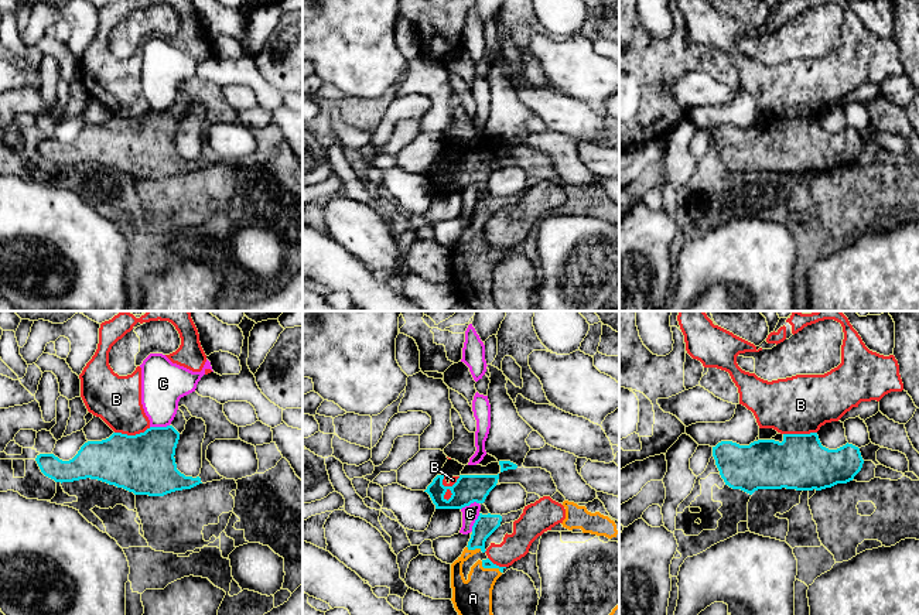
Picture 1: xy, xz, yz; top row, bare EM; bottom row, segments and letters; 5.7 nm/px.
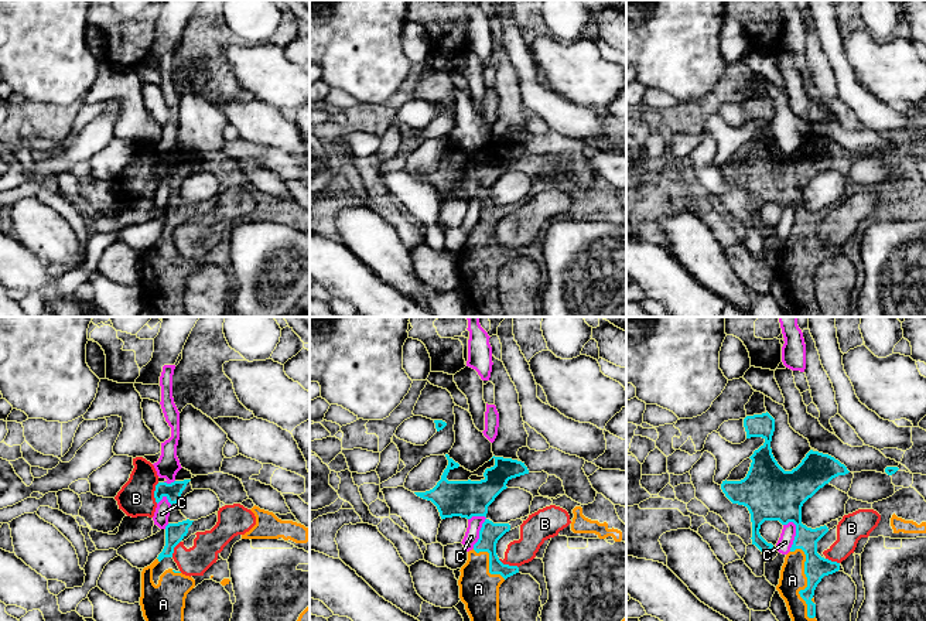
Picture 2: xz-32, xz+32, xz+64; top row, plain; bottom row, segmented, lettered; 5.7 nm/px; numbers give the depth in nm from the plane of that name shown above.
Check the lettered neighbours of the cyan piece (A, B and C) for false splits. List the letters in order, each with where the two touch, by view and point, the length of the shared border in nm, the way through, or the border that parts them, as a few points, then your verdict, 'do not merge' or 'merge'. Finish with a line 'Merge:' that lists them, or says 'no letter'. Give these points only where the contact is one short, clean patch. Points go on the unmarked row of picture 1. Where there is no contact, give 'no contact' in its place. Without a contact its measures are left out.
A: contact xz (489, 250); length 140 nm; merge
B: contact xy (132, 119); length 220 nm; do not merge
C: contact xy (159, 110); length 110 nm; border xy (168, 108), (150, 110); do not merge
Merge: A

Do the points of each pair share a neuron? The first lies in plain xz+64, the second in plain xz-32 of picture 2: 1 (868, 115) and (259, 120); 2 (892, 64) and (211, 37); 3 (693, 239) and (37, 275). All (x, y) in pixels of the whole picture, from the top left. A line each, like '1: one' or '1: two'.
1: one
2: two
3: two

